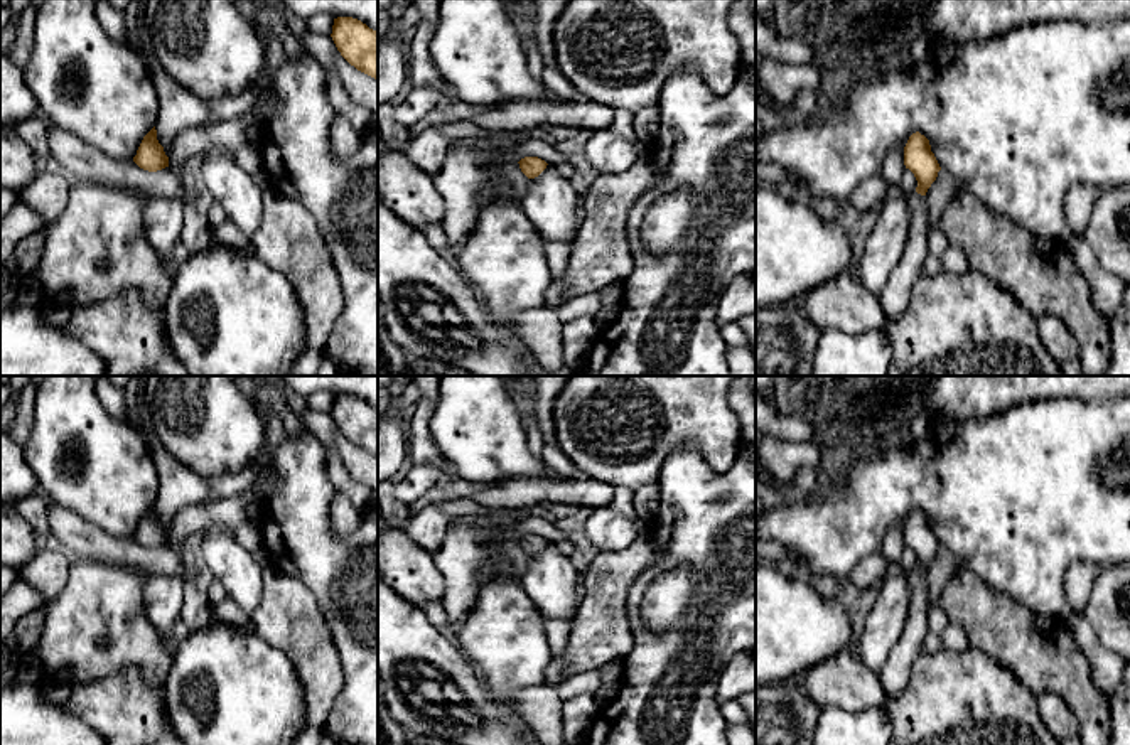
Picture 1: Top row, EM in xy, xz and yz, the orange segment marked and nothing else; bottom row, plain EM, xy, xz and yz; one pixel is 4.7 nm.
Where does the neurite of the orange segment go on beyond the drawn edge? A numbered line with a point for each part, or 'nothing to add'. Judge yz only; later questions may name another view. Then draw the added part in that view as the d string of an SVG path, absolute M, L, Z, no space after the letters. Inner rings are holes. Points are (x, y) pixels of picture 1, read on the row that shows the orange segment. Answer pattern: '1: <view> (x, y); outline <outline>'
1: yz (896, 294); outline M912 192L907 196L907 202L912 212L909 238L901 260L879 295L879 303L889 320L897 320L909 305L912 287L923 275L924 261L929 255L928 234L931 224L928 199Z

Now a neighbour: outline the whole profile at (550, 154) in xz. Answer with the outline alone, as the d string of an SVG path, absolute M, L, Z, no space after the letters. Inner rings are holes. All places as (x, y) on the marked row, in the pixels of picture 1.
M526 140L508 148L496 148L496 153L506 162L519 162L525 157L538 157L548 165L555 165L567 160L555 145L548 145L541 140Z

